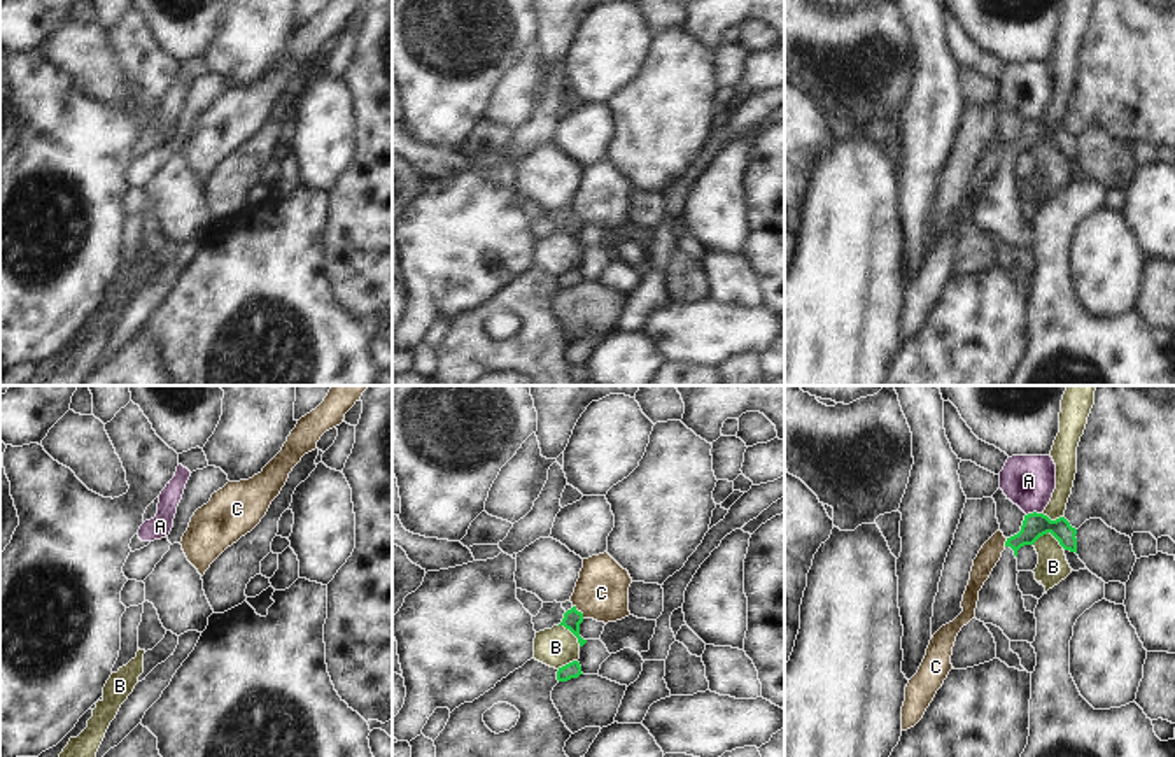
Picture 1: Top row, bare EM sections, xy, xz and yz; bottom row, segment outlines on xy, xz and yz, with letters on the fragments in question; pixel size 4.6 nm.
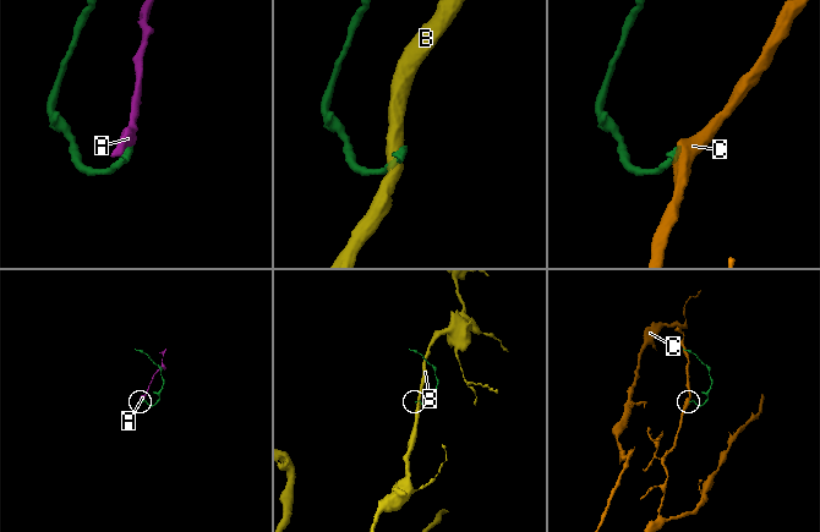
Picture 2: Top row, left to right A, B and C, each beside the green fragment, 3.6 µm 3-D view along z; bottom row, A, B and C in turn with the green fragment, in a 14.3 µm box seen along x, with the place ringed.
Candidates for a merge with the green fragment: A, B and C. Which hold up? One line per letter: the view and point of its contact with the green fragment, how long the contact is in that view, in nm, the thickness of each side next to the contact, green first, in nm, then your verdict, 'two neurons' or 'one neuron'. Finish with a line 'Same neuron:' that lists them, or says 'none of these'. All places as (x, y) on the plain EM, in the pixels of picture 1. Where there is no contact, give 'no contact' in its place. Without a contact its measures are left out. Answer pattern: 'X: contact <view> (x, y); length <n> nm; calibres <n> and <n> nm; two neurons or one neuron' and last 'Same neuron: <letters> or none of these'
A: contact yz (1034, 120); length 80 nm; calibres 110 and 240 nm; two neurons
B: contact yz (1048, 139); length 150 nm; calibres 110 and 140 nm; two neurons
C: contact xz (580, 219); length 80 nm; calibres 90 and 240 nm; two neurons
Same neuron: none of these

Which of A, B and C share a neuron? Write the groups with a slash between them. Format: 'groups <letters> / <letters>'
groups A / B / C

